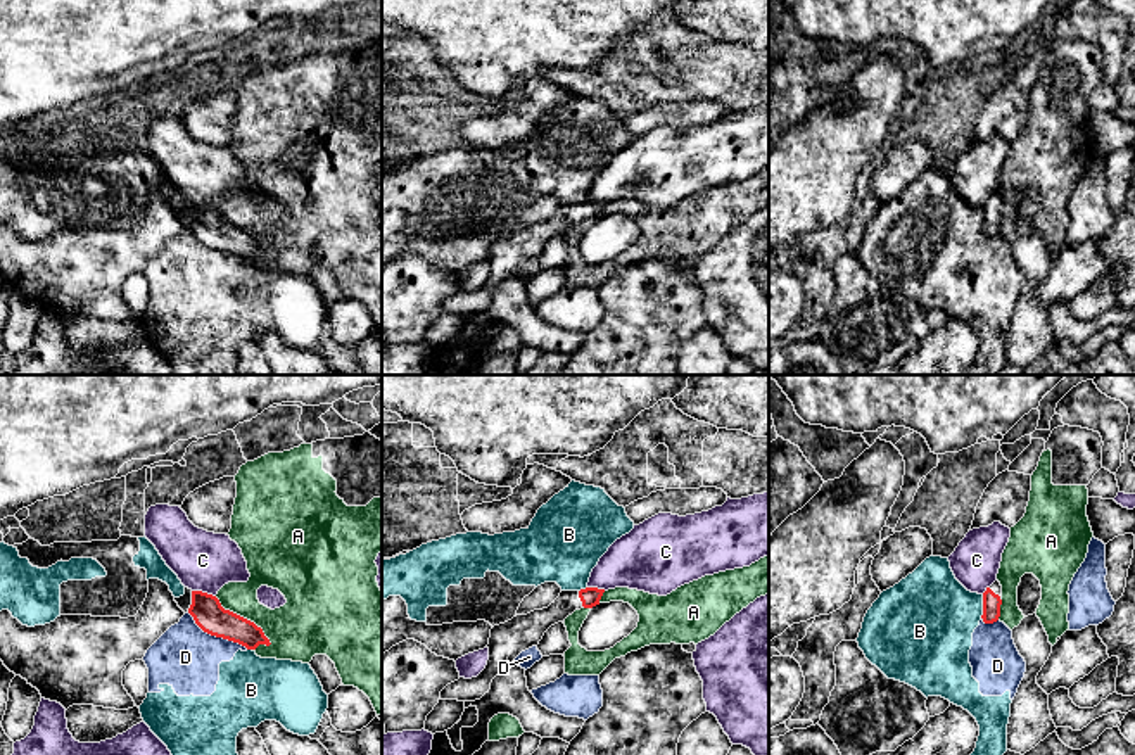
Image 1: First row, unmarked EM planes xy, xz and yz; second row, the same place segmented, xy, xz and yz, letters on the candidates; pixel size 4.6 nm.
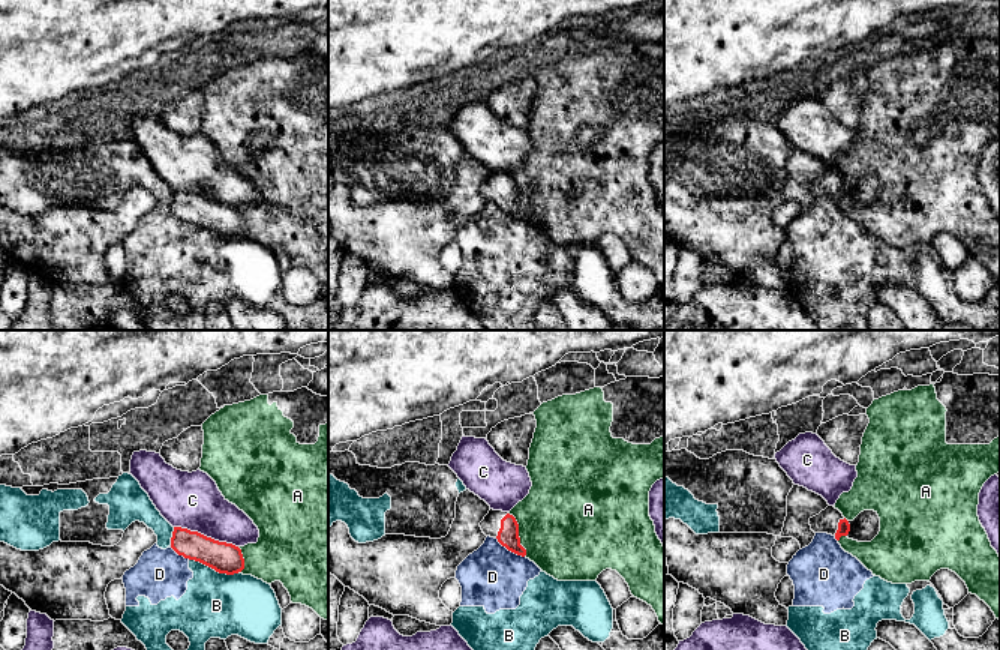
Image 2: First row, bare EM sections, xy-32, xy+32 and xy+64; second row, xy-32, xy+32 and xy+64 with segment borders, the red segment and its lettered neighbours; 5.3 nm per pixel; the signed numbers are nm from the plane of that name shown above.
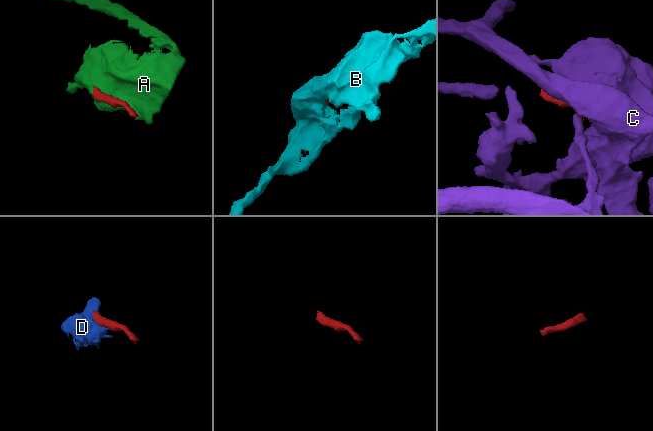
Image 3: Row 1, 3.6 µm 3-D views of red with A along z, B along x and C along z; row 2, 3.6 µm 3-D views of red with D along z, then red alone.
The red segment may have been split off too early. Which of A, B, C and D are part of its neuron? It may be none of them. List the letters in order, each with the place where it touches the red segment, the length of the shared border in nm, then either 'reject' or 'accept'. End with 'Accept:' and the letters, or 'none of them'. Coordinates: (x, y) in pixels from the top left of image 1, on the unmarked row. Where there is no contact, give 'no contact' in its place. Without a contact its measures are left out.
A: contact xy (242, 230); length 340 nm; reject
B: contact yz (983, 220); length 110 nm; reject
C: contact xy (204, 206); length 120 nm; reject
D: contact xy (216, 249); length 340 nm; reject
Accept: none of them

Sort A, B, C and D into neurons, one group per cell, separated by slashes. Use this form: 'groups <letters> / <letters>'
groups A / B D / C

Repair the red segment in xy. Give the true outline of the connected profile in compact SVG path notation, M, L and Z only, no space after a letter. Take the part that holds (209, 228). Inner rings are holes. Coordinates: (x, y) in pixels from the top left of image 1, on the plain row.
M185 200L185 207L174 211L174 214L185 226L188 225L193 230L195 237L204 245L211 249L238 256L247 263L256 263L259 257L271 257L261 240L225 223L219 213L212 207Z

